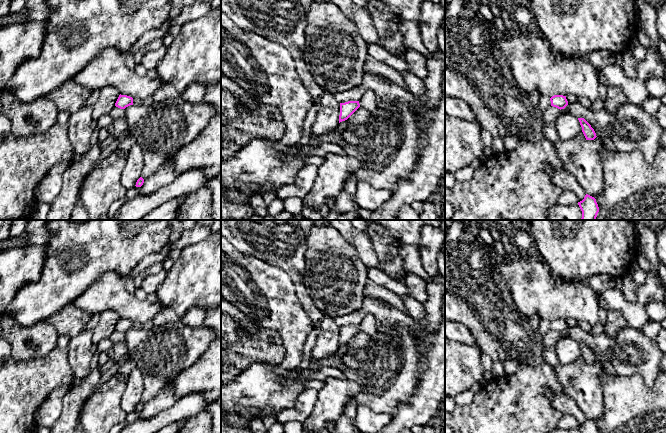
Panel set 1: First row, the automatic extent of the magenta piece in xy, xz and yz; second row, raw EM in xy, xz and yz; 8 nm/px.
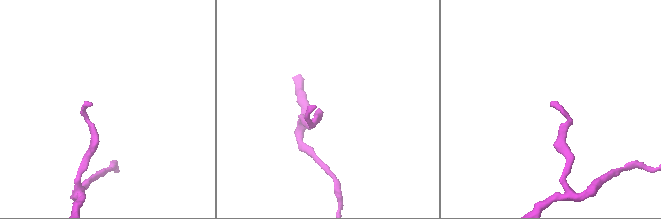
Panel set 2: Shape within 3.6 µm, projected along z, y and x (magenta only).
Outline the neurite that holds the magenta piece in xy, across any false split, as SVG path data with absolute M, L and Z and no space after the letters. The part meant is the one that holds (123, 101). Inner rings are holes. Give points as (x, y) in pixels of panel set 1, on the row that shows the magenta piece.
M119 95L115 106L120 109L125 109L126 107L133 105L133 98L127 95Z

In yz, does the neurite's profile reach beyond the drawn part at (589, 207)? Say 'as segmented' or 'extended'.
as segmented

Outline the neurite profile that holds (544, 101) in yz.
M546 95L540 96L539 107L540 107L541 111L545 111L547 108L549 108L551 106L550 98L551 97L546 96Z

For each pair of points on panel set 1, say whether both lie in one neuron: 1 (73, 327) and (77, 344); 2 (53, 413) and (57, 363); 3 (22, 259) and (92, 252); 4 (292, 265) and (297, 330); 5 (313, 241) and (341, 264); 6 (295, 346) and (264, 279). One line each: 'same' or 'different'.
1: different
2: different
3: different
4: different
5: same
6: same

